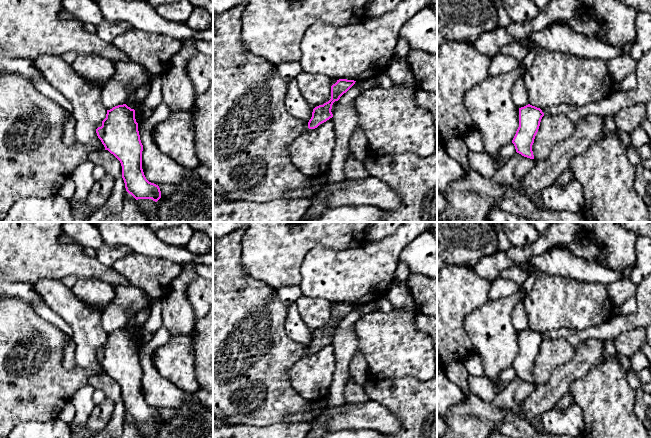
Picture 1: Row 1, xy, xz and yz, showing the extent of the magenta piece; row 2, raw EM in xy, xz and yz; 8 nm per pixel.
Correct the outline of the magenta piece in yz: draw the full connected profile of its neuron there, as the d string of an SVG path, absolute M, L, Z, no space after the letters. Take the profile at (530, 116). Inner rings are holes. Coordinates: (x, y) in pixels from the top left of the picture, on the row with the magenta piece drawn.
M530 104L519 108L519 127L512 140L517 153L534 159L532 145L543 116L544 113L540 108Z

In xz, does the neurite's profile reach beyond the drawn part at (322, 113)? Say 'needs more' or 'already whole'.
already whole

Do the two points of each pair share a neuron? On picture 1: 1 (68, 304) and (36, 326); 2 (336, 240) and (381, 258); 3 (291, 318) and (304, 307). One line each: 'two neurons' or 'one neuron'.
1: two neurons
2: two neurons
3: two neurons

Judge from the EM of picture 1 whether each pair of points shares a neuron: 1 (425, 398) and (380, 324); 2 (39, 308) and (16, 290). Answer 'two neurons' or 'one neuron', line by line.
1: two neurons
2: one neuron

